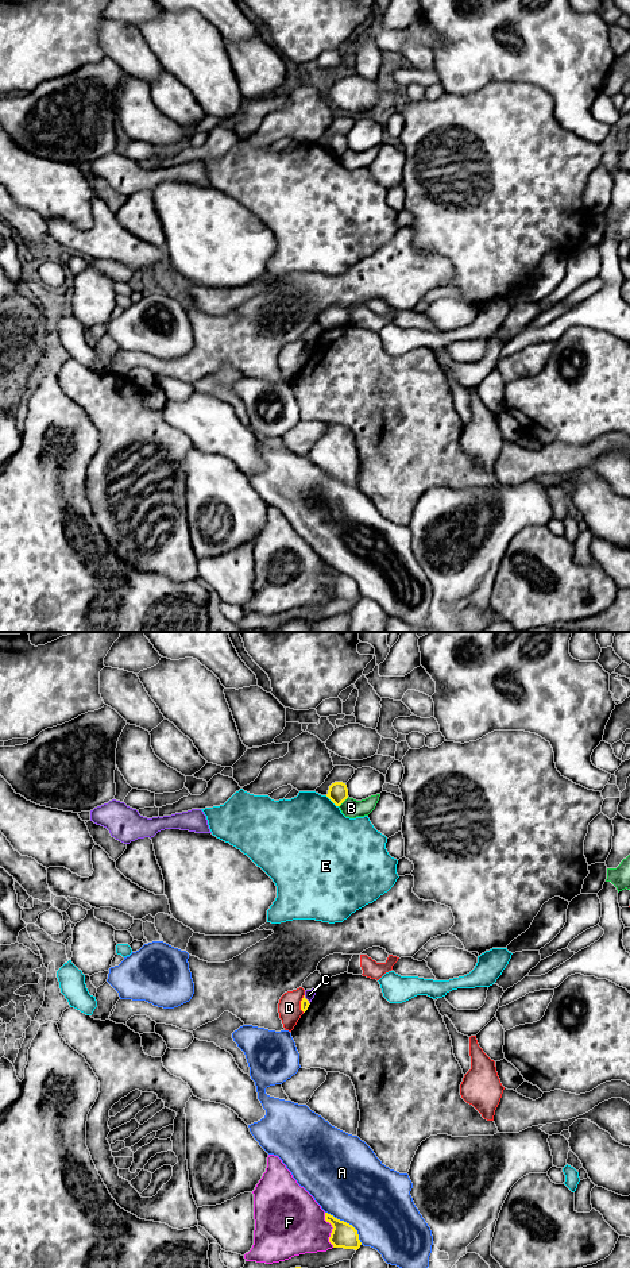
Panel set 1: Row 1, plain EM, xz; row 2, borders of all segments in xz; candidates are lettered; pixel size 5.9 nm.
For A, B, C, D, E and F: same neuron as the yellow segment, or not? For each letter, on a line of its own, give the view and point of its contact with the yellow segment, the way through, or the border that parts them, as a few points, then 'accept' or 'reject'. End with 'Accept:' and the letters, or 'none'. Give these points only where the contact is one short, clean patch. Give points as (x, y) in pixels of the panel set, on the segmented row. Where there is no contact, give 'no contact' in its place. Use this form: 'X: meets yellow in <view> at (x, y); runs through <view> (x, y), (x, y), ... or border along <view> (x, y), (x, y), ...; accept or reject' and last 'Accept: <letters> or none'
A: meets yellow in xz at (348, 1224); reject
B: meets yellow in xz at (343, 801); border along xz (348, 797), (339, 806); reject
C: meets yellow in xz at (306, 999); border along xz (304, 995), (309, 1004); reject
D: meets yellow in xz at (301, 1004); reject
E: meets yellow in xz at (332, 801); reject
F: meets yellow in xz at (332, 1230); reject
Accept: none

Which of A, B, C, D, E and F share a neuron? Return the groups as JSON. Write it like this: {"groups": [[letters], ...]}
{"groups": [["A"], ["B"], ["C"], ["D"], ["E"], ["F"]]}

